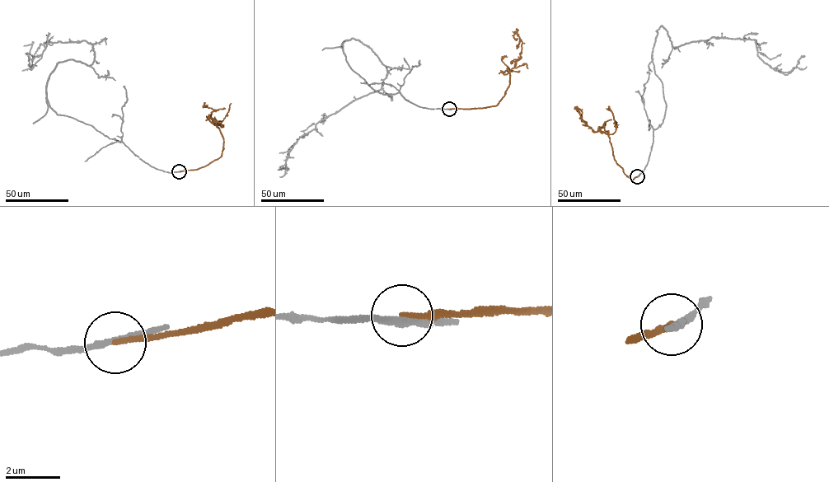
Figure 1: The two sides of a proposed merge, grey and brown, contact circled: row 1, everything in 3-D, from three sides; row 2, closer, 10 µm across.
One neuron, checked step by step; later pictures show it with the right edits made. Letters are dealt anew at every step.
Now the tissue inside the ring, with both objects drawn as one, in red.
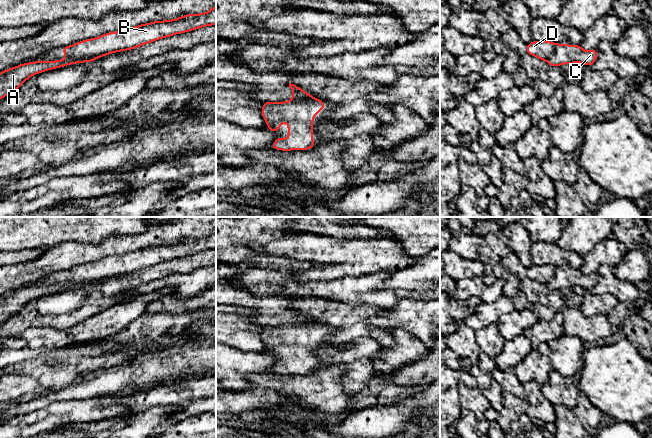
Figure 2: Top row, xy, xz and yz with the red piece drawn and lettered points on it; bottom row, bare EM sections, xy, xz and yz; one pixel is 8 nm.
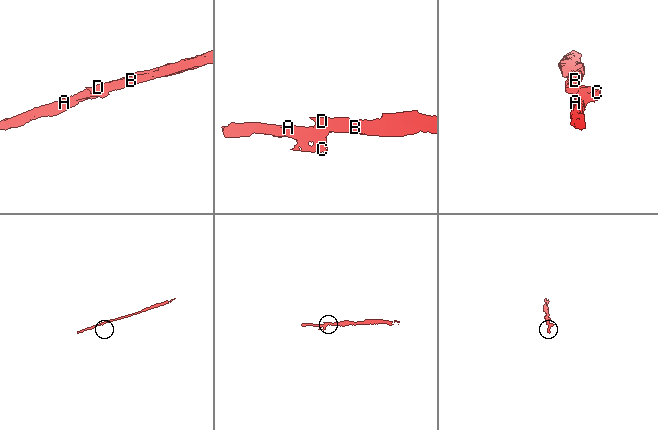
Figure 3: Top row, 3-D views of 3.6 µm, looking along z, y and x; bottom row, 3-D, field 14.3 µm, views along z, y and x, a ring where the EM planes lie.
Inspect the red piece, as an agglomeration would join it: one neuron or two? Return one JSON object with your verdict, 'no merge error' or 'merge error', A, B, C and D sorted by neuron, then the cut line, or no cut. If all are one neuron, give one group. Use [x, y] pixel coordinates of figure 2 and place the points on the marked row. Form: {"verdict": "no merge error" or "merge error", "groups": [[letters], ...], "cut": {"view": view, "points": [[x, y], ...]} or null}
{"verdict": "merge error", "groups": [["A", "C"], ["B", "D"]], "cut": {"view": "xy", "points": [[97, 56], [81, 59], [68, 58]]}}

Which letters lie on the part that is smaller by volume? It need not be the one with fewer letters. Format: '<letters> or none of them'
A, C

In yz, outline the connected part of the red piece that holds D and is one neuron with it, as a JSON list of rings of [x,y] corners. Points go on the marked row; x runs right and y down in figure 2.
[[[533,40],[526,46],[526,53],[541,60],[547,60],[554,52],[554,49],[555,43],[551,41],[537,42]]]

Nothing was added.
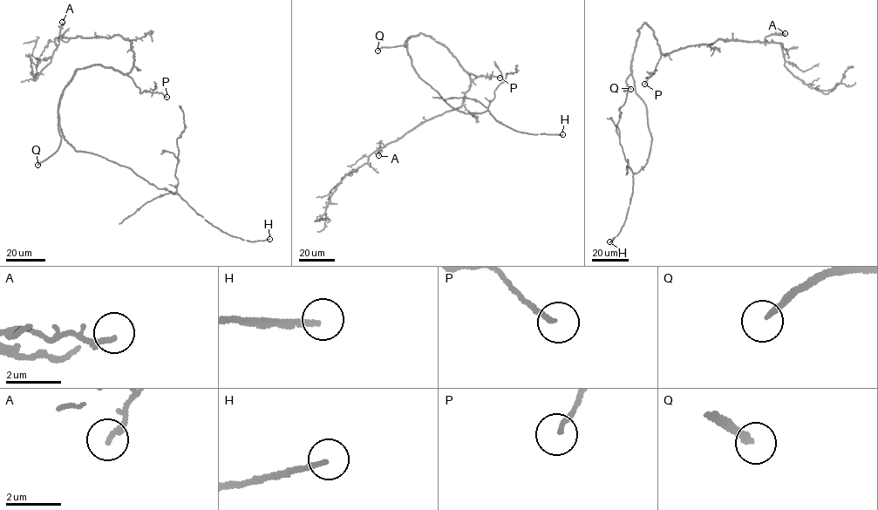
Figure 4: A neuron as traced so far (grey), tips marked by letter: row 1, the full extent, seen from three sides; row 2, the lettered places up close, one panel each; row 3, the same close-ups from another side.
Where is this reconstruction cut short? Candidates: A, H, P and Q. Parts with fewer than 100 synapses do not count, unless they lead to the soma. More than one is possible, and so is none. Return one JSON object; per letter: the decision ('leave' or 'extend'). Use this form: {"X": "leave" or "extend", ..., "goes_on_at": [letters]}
{"A": "leave", "H": "extend", "P": "leave", "Q": "leave", "goes_on_at": ["H"]}

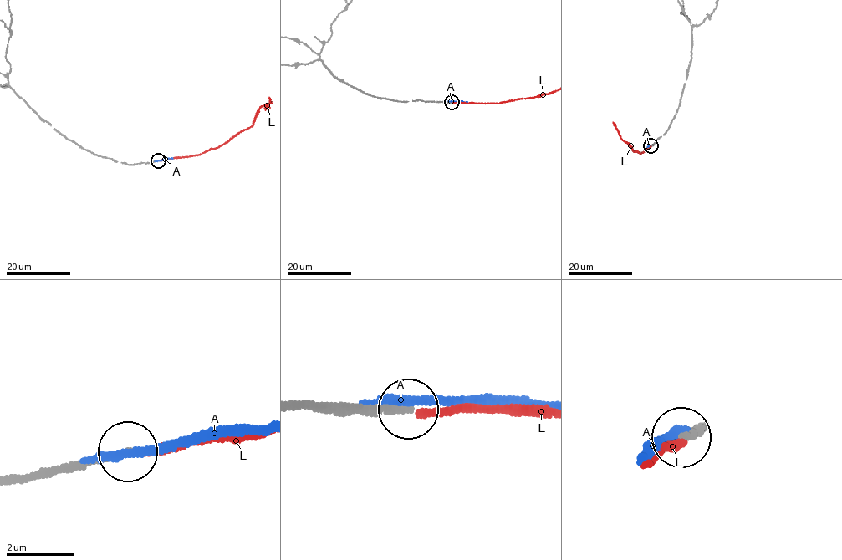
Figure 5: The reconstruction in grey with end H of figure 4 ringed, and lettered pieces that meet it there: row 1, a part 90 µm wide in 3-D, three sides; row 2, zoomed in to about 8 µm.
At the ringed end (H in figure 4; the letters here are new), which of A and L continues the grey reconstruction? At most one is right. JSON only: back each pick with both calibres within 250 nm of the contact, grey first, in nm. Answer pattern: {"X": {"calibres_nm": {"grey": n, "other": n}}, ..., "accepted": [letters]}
{"accepted": []}

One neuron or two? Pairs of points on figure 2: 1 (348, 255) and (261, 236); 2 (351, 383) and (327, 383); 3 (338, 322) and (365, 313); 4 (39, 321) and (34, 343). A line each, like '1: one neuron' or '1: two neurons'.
1: two neurons
2: two neurons
3: one neuron
4: two neurons

